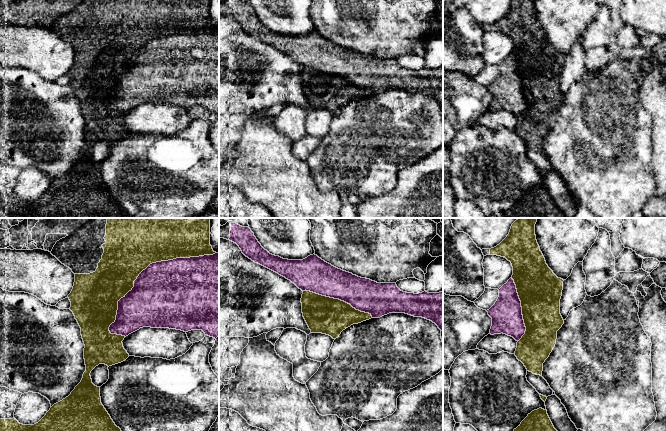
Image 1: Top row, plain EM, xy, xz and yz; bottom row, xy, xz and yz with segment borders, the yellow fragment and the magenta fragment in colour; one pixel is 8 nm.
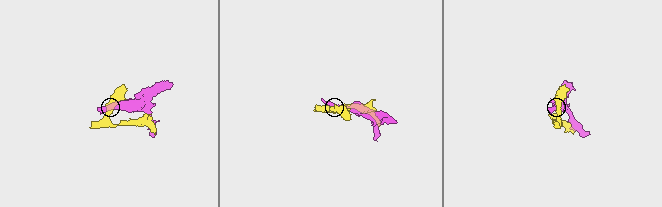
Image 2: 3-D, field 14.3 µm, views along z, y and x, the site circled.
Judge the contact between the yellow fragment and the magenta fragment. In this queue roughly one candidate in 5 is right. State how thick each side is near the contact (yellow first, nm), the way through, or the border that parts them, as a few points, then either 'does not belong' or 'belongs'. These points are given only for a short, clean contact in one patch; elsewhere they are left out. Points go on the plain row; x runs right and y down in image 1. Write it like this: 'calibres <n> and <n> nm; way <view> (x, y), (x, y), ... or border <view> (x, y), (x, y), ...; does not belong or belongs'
calibres 400 and 480 nm; does not belong

